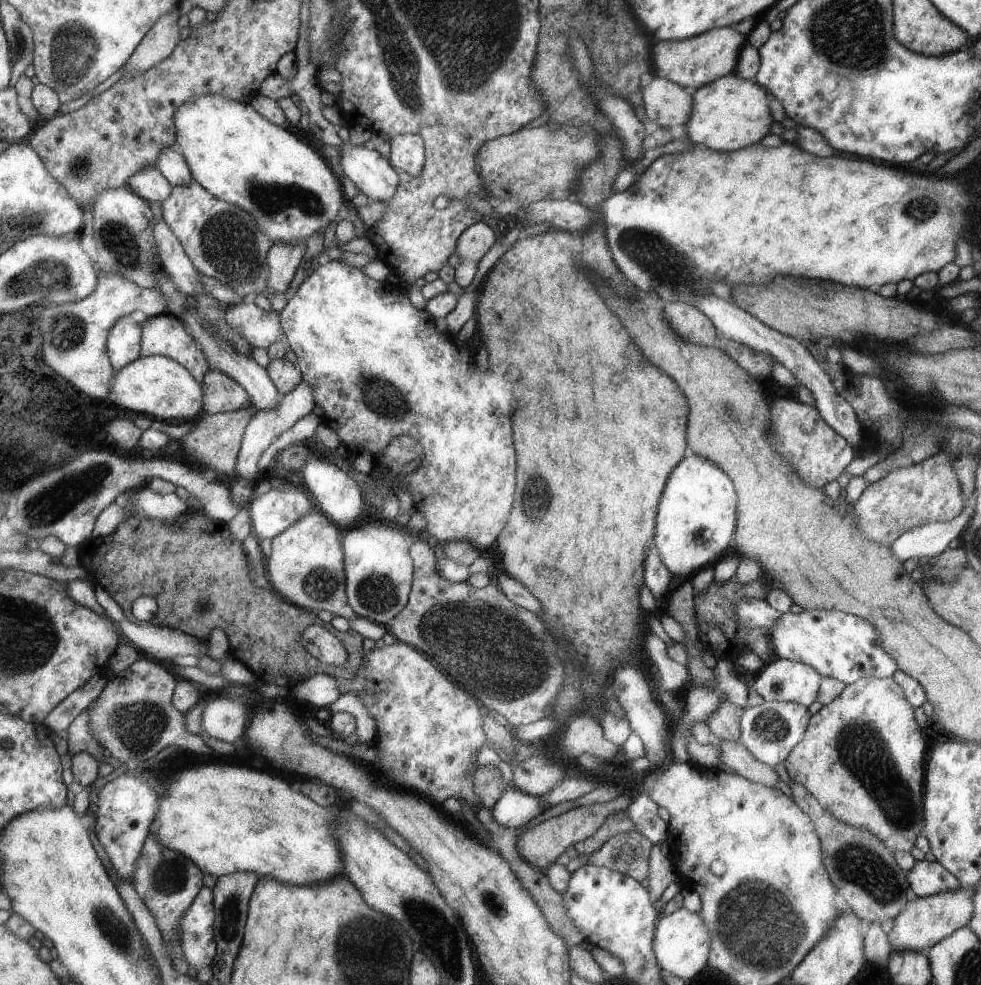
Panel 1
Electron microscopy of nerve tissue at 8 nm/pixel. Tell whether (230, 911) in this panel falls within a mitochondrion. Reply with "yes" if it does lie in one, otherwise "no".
yes

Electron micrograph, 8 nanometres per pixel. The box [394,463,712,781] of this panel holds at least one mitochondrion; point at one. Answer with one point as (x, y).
(484, 666)

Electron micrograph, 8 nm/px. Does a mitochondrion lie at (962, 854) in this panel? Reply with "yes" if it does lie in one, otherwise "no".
no

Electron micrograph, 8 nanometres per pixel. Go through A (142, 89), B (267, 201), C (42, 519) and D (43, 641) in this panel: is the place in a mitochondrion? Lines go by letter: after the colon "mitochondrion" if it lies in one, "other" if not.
A: other
B: mitochondrion
C: mitochondrion
D: mitochondrion

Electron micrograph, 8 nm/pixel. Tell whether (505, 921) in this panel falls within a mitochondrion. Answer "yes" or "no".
no

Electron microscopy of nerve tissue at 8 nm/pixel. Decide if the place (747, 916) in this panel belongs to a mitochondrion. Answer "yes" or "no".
yes

